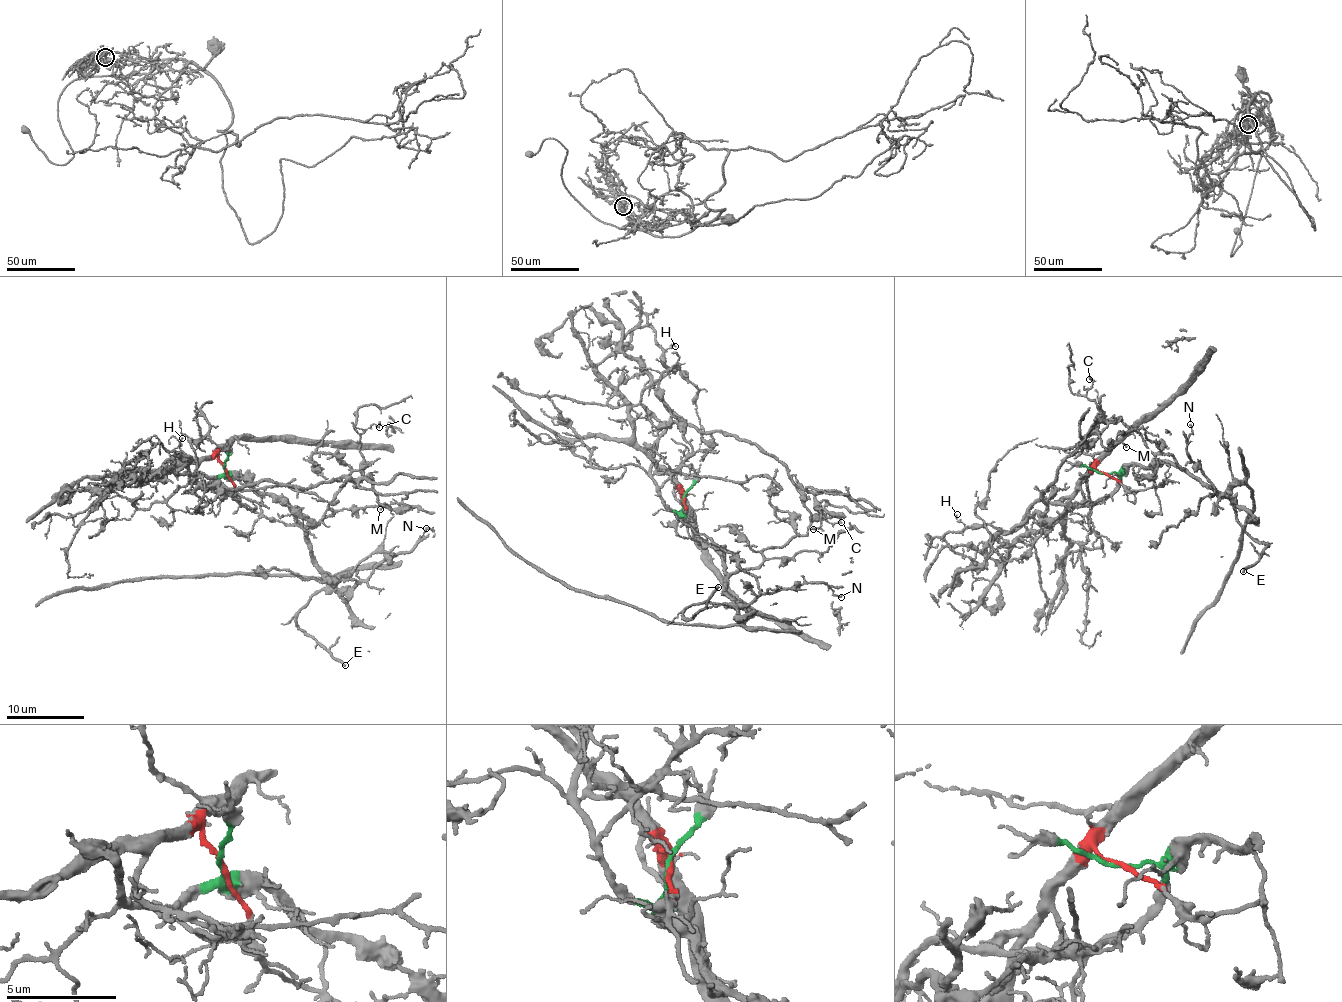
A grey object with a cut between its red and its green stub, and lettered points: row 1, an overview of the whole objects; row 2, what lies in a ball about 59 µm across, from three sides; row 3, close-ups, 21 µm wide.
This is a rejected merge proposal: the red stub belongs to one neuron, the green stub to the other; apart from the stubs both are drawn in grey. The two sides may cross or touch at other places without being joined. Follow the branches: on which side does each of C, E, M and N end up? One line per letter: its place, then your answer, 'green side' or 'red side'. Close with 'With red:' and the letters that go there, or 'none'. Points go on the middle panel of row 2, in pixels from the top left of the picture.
C: place (841, 522); green side
E: place (718, 587); green side
M: place (813, 529); green side
N: place (841, 597); green side
With red: none

